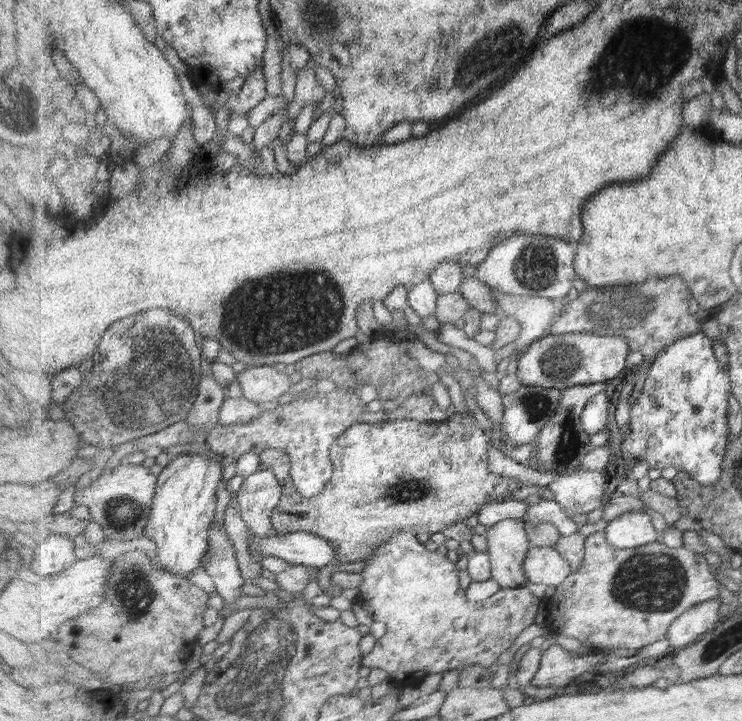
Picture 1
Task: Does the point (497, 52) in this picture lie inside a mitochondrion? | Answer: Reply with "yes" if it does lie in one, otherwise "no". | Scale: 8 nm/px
yes

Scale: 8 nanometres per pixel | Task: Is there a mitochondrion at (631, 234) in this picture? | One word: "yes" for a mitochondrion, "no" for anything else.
no

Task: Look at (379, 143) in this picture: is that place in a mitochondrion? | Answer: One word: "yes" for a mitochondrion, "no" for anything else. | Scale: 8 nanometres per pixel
no

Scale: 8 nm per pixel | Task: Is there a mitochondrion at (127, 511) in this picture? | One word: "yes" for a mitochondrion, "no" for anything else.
yes

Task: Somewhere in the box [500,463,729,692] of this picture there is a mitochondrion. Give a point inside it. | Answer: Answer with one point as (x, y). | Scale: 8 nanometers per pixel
(656, 584)

